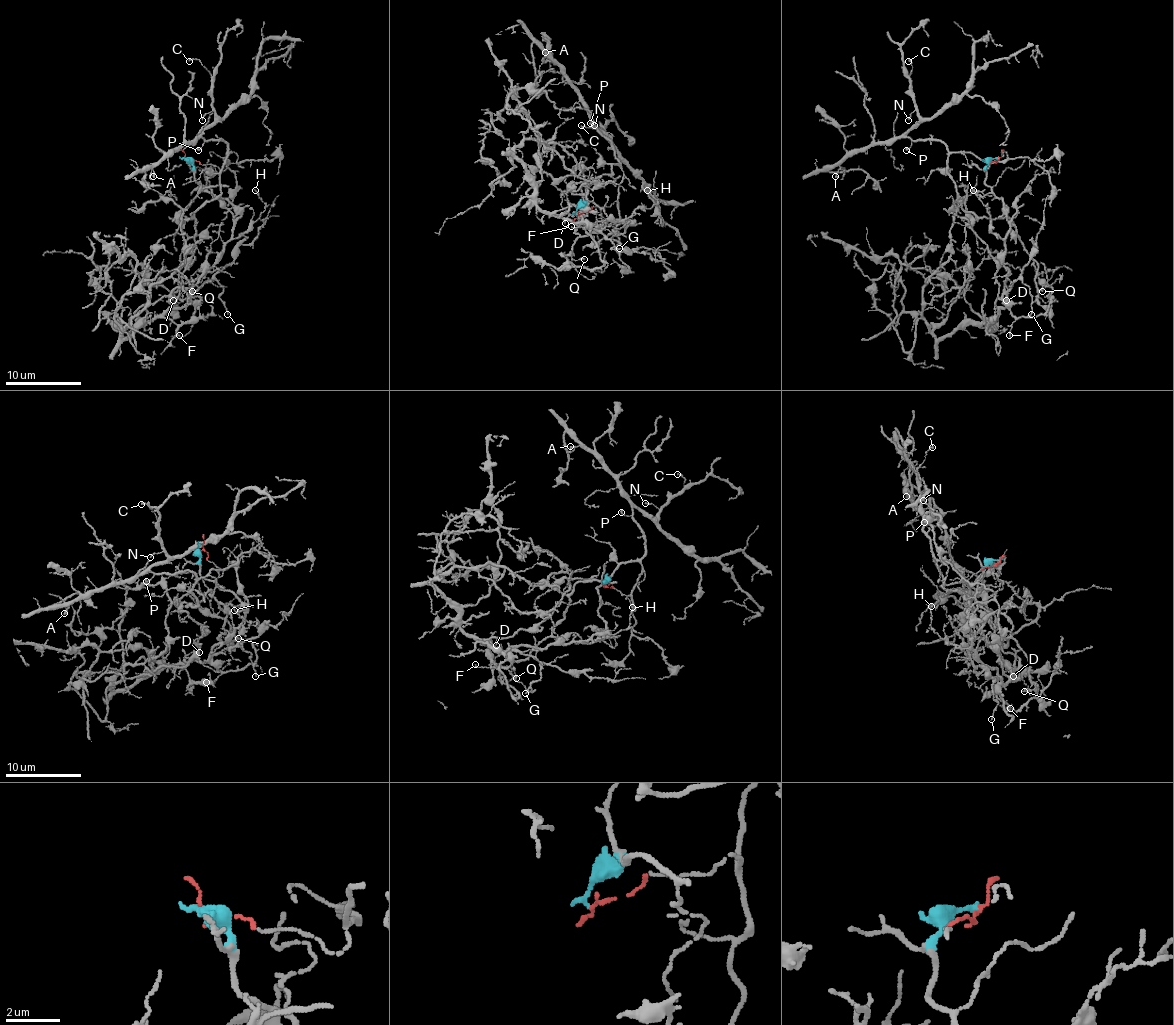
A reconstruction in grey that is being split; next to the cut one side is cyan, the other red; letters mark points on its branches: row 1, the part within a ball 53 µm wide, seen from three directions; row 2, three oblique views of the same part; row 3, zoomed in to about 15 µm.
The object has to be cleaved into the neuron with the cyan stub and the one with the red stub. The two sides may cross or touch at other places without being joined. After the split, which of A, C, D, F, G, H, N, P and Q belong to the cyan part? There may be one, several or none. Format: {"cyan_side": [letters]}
{"cyan_side": ["D", "F", "G", "H"]}

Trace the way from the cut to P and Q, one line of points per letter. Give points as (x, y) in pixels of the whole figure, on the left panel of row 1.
P: (184, 158), (213, 163), (222, 171), (226, 154), (232, 152), (220, 139), (209, 139), (198, 150)
Q: (184, 158), (222, 171), (232, 152), (220, 173), (220, 194), (183, 226), (186, 239), (179, 290), (192, 292)

